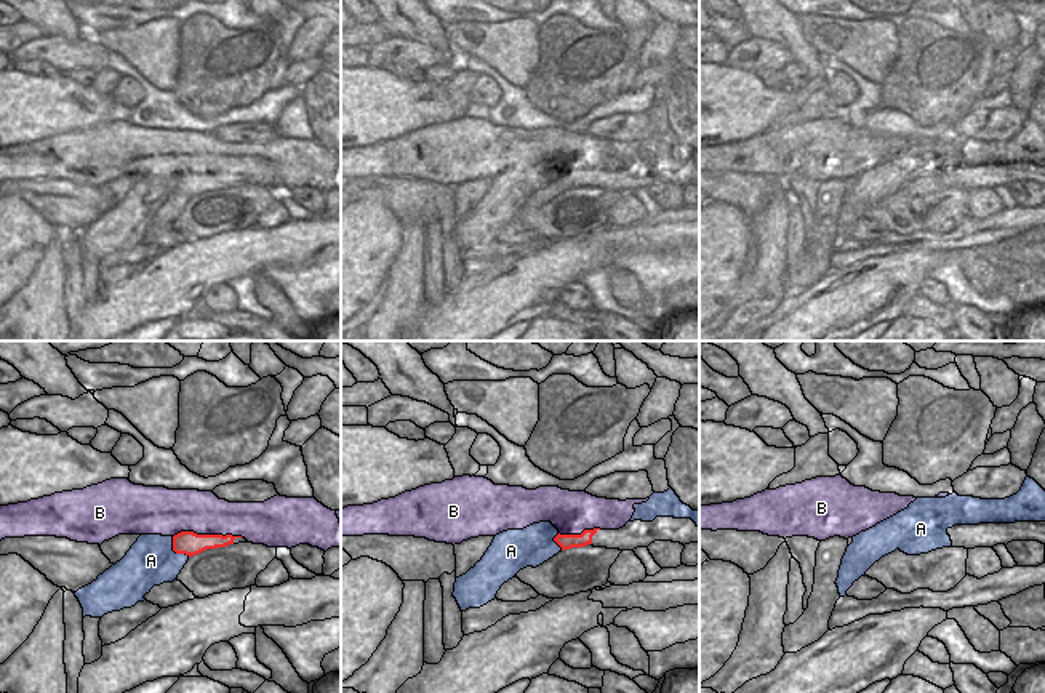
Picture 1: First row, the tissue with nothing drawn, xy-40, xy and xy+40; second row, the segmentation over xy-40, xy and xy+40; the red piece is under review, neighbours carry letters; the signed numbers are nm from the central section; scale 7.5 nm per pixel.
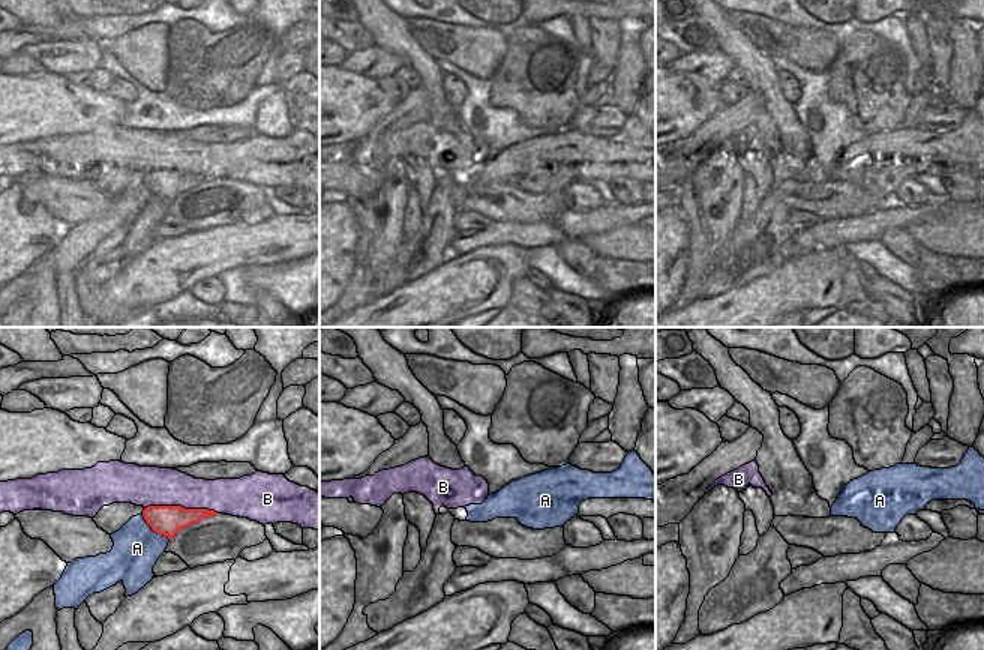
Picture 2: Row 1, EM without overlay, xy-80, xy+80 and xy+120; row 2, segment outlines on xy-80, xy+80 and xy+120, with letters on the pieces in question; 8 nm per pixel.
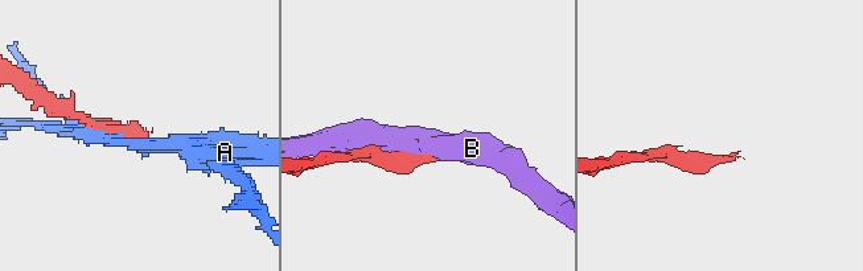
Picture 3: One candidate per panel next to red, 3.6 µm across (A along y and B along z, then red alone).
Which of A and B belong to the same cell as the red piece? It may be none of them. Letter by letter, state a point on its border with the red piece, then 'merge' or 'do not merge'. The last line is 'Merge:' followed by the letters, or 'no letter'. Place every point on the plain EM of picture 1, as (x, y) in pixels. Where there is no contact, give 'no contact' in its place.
A: contact xy-40 (175, 192); do not merge
B: contact xy-40 (208, 176); do not merge
Merge: no letter

